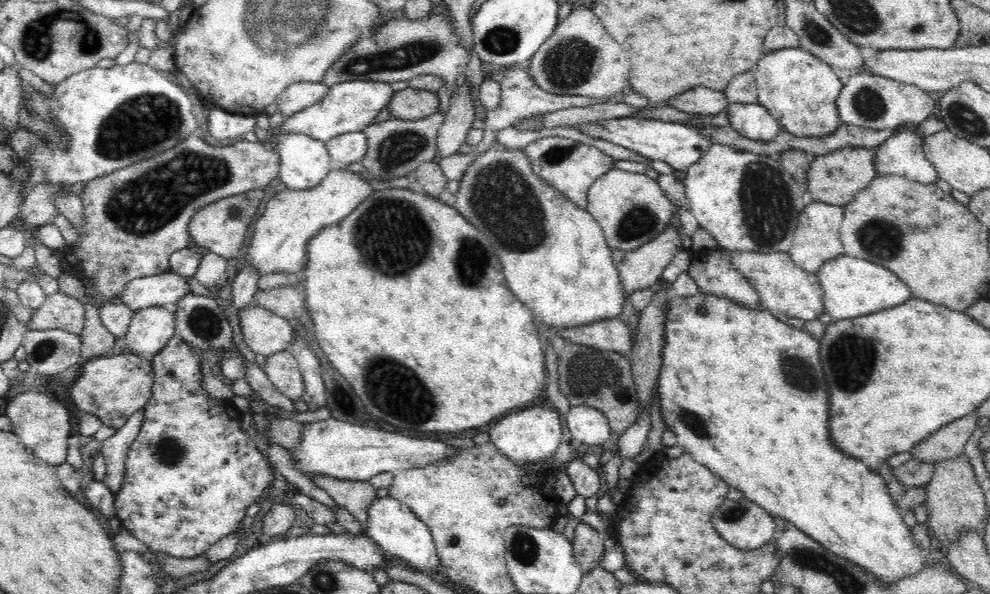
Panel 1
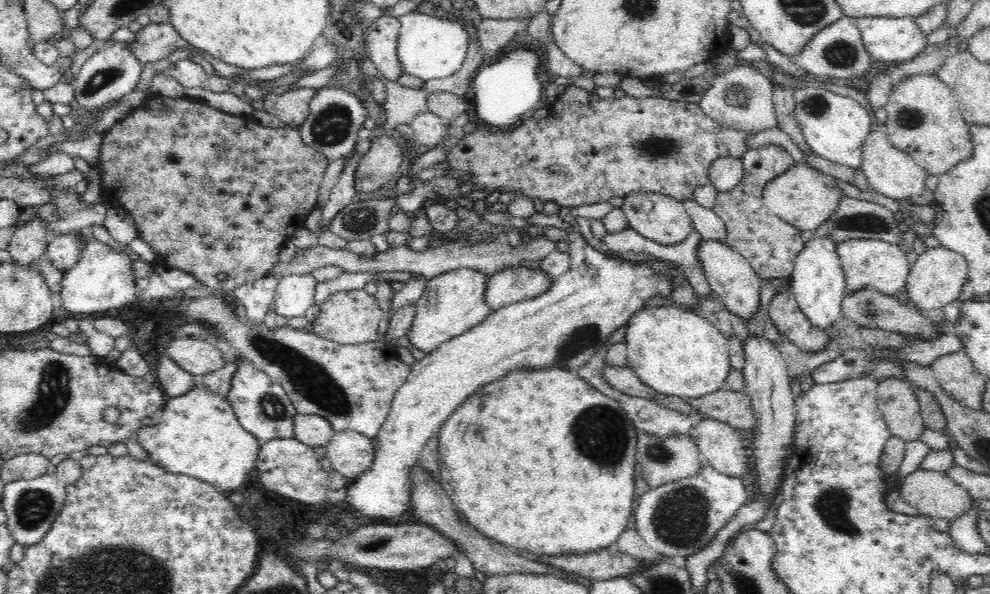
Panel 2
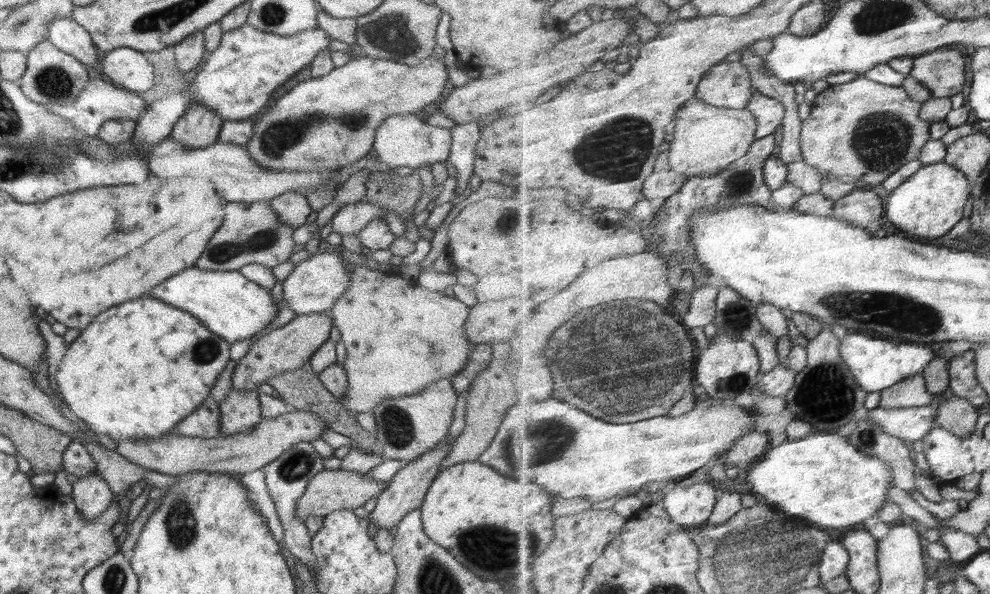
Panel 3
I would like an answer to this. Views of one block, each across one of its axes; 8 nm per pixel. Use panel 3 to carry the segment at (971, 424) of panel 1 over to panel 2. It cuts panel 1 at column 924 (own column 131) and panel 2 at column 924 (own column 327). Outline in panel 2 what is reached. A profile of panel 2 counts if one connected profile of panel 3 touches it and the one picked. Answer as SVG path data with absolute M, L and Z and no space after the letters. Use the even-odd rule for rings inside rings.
M888 378L877 387L877 406L888 431L905 442L917 441L925 425L912 384L906 379Z

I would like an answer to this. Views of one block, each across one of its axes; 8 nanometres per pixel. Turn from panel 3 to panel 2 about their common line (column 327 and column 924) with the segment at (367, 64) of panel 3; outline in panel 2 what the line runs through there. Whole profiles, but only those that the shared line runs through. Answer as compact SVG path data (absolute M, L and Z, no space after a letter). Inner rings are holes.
M914 74L904 78L891 90L885 109L887 119L884 130L888 133L889 141L898 150L908 153L927 174L946 174L972 156L969 124L960 112L952 89L937 75Z

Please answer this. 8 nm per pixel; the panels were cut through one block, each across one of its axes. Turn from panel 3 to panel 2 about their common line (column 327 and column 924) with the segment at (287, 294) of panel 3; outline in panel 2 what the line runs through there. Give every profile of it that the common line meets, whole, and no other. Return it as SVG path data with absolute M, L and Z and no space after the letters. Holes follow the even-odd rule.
M942 246L938 248L927 248L915 263L912 263L905 284L907 298L922 310L936 310L944 308L946 304L954 302L961 293L962 285L968 274L968 263L966 259L953 250Z

